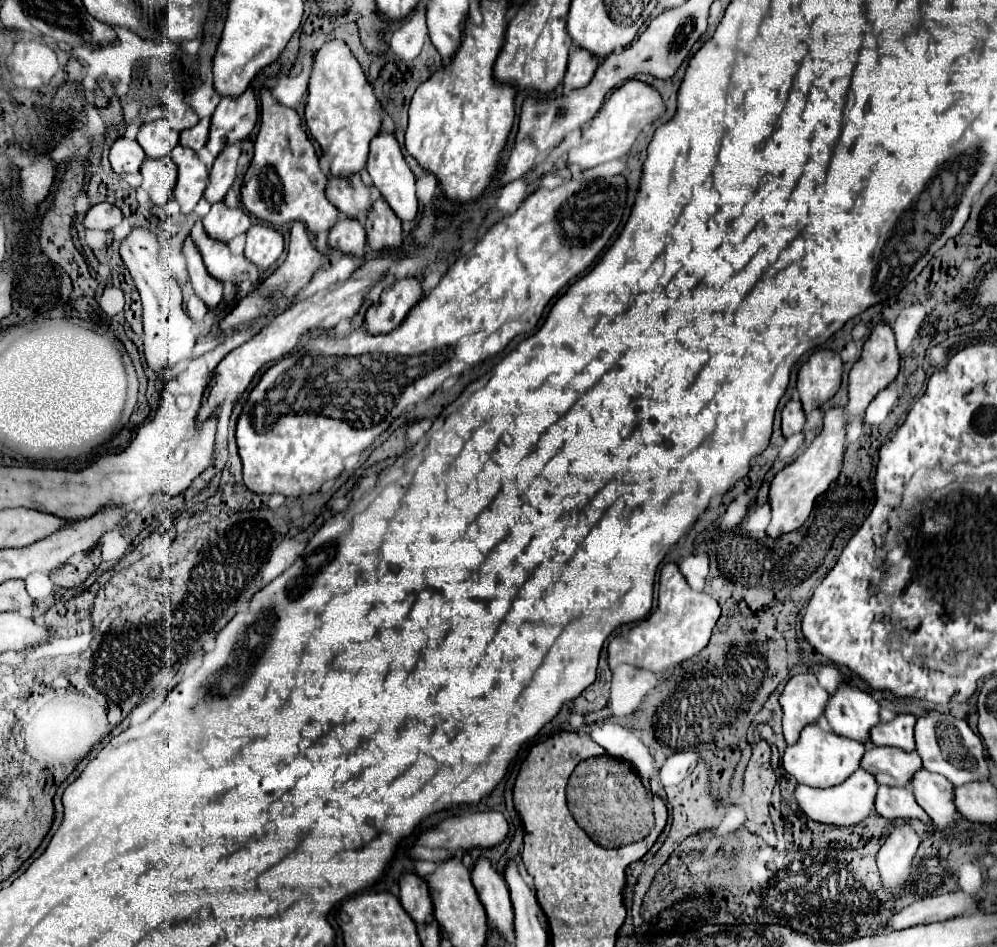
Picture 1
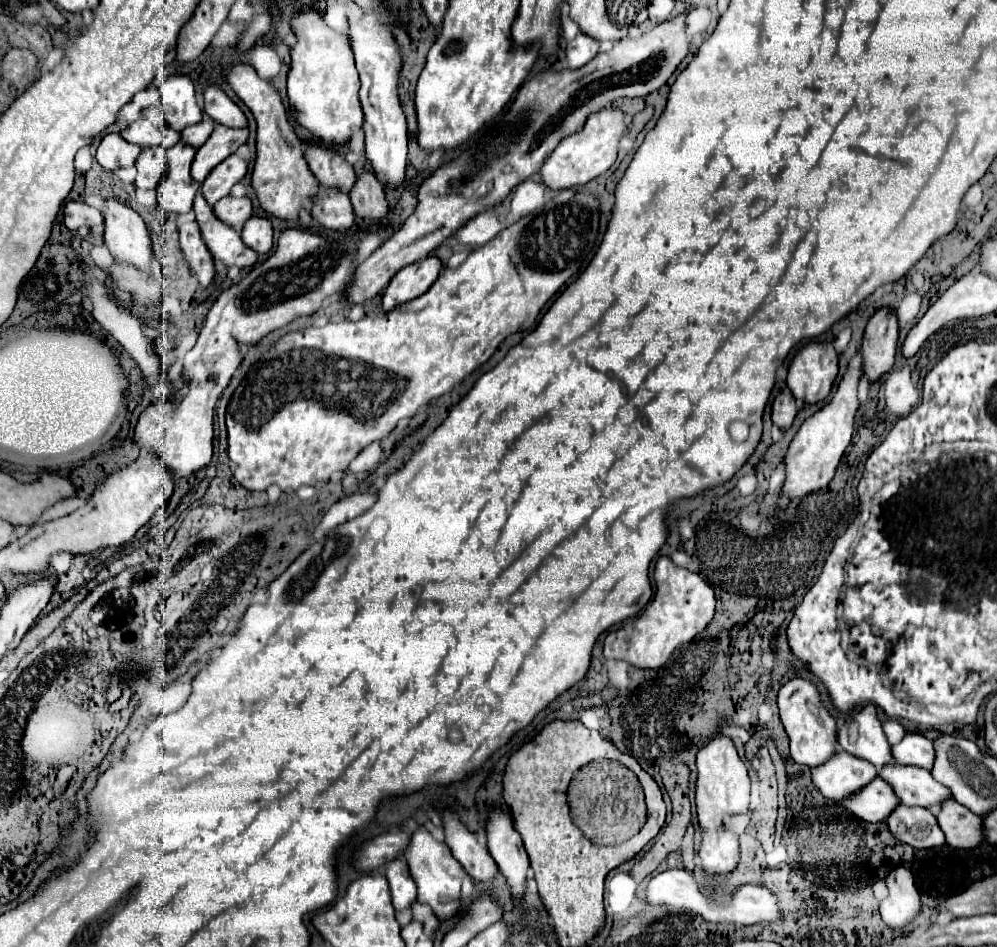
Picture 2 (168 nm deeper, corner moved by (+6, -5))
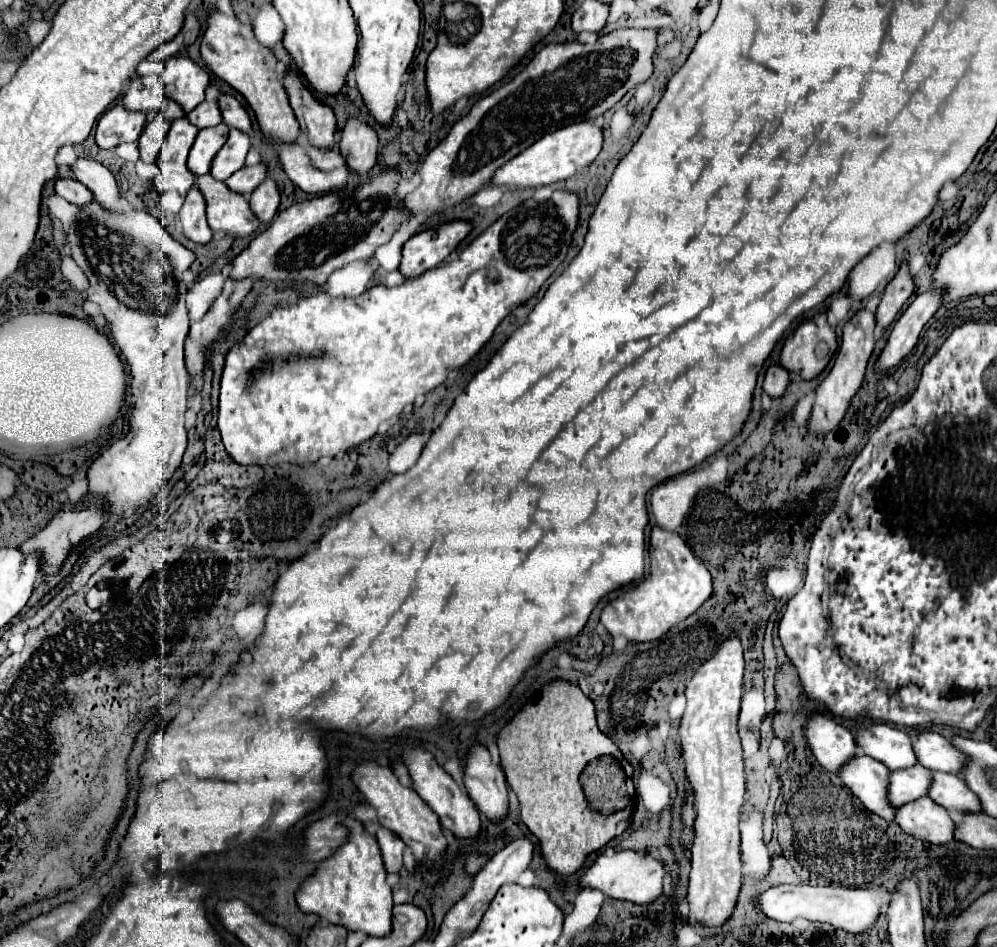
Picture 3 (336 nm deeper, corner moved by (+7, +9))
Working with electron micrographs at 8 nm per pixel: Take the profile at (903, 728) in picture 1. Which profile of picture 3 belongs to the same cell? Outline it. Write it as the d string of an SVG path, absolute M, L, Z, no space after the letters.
M930 730L916 734L914 752L918 756L918 764L938 772L956 774L966 762L966 756L958 752L942 734Z

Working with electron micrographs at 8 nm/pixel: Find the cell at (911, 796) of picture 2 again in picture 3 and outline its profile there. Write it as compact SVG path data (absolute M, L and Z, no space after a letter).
M932 772L932 784L928 796L940 806L956 812L976 812L980 810L980 802L974 792L962 782L962 778L946 772Z

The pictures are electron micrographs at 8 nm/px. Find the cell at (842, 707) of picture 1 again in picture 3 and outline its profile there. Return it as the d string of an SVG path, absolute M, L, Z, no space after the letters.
M856 724L854 740L858 740L858 748L872 756L874 760L880 760L890 770L898 768L910 768L916 764L916 754L912 752L912 740L904 730L898 730L890 724L870 724L864 728L862 724Z

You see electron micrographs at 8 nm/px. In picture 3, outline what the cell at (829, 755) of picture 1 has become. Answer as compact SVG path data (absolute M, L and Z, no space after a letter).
M858 754L842 772L838 772L838 778L852 790L856 798L870 810L882 816L884 820L892 822L894 820L894 810L886 800L886 784L888 784L888 768L866 756Z

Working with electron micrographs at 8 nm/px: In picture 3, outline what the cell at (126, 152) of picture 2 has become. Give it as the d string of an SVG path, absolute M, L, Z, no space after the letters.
M112 106L102 114L96 126L96 144L104 150L124 142L136 142L146 122L146 114L128 112L124 106Z

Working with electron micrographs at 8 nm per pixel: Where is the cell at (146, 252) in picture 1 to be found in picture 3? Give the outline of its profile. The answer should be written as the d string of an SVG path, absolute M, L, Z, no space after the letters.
M78 158L72 164L72 174L76 176L76 180L80 180L86 188L92 190L94 200L104 210L114 212L114 214L122 214L124 212L124 208L120 204L118 184L116 184L116 180L114 180L114 176L112 176L112 172L108 168L104 168L96 160Z

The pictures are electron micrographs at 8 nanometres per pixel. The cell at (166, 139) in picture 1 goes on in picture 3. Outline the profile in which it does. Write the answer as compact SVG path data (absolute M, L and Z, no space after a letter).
M160 74L136 76L126 94L122 96L122 106L130 112L158 112L170 122L184 116L182 108L176 102L170 102L170 98L166 98Z

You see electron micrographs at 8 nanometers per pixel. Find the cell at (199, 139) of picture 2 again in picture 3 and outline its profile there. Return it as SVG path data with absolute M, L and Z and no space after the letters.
M202 102L202 104L198 104L198 108L188 112L186 118L196 128L208 128L208 126L216 126L216 124L222 122L222 114L220 114L220 108L218 108L216 102Z

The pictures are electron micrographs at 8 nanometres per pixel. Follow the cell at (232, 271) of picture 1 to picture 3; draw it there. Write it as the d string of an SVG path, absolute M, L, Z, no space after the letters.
M206 174L198 176L196 188L206 200L206 216L214 232L222 230L234 238L248 238L258 230L258 220L252 214L248 200L230 192L224 182L218 182Z

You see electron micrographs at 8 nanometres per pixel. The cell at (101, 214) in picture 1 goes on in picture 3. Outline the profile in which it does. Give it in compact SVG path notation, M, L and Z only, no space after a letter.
M62 178L62 180L56 180L56 194L66 198L68 202L76 204L76 206L86 206L94 200L92 192L78 180L72 180L72 178Z

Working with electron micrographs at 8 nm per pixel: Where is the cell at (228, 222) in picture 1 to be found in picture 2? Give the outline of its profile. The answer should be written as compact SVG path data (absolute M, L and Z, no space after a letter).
M227 196L215 204L215 214L223 222L229 222L229 226L235 226L237 230L241 230L247 218L251 218L253 214L253 202L249 196L243 196L243 198Z

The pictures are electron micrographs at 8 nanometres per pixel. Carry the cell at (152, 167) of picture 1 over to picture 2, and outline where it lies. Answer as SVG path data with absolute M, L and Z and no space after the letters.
M163 146L143 148L135 166L137 166L135 186L143 188L143 190L155 190L159 186L159 182L163 180L163 174L167 170L165 148Z

